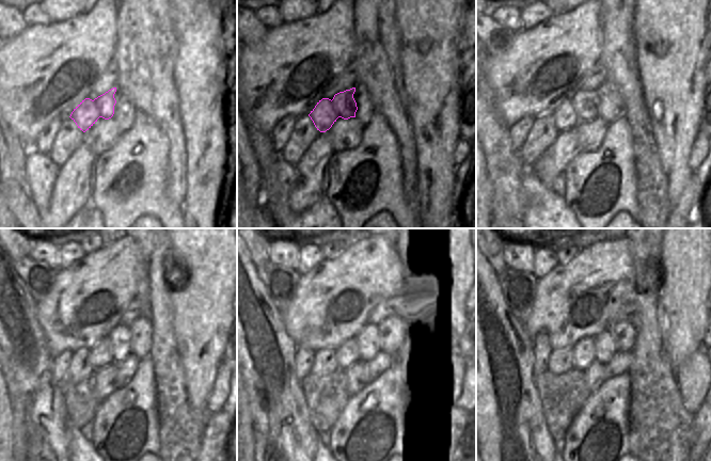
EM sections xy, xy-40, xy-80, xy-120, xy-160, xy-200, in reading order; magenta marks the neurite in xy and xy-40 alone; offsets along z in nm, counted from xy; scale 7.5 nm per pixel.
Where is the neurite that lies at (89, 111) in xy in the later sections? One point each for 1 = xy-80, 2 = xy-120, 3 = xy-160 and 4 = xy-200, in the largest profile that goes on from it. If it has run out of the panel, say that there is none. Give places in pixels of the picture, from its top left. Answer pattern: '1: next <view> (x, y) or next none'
1: next xy-80 (581, 108)
2: next xy-120 (103, 354)
3: next xy-160 (346, 354)
4: next xy-200 (583, 352)

